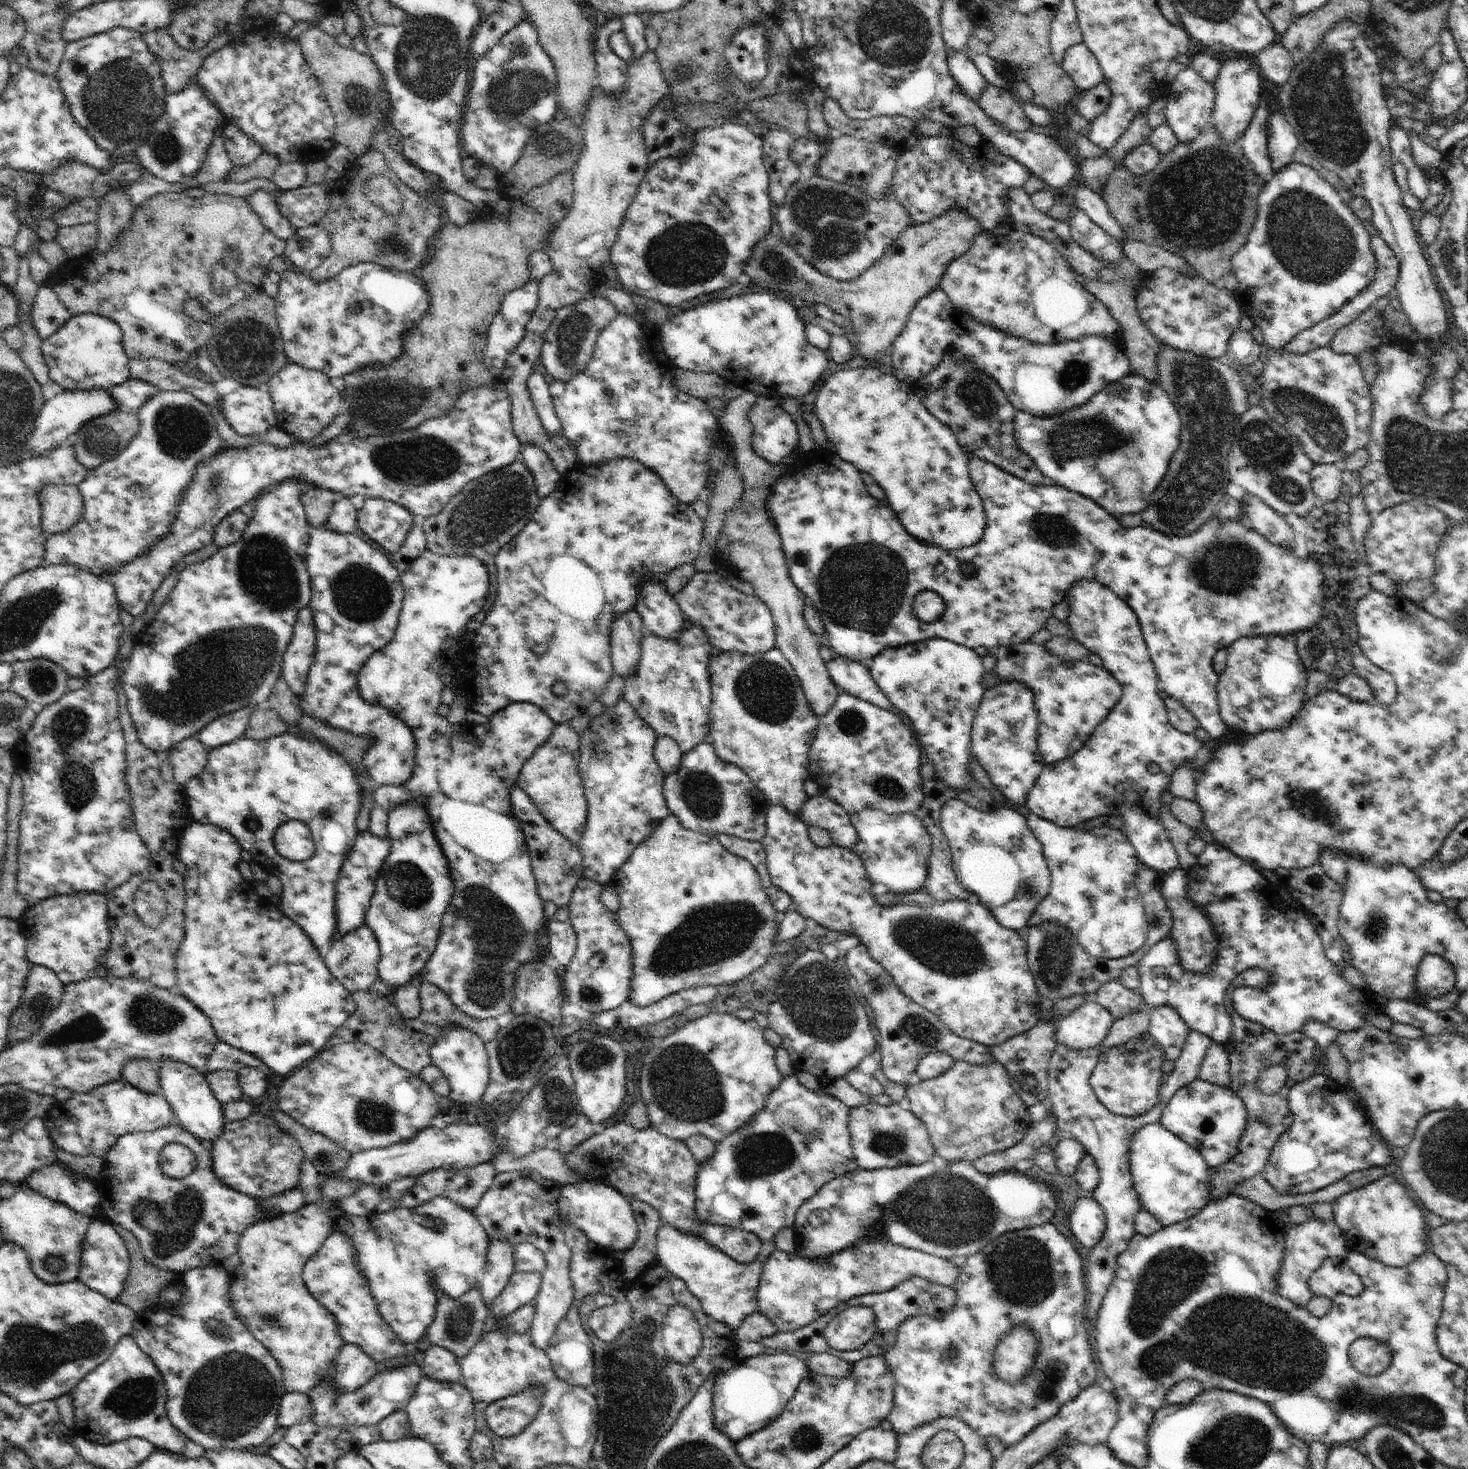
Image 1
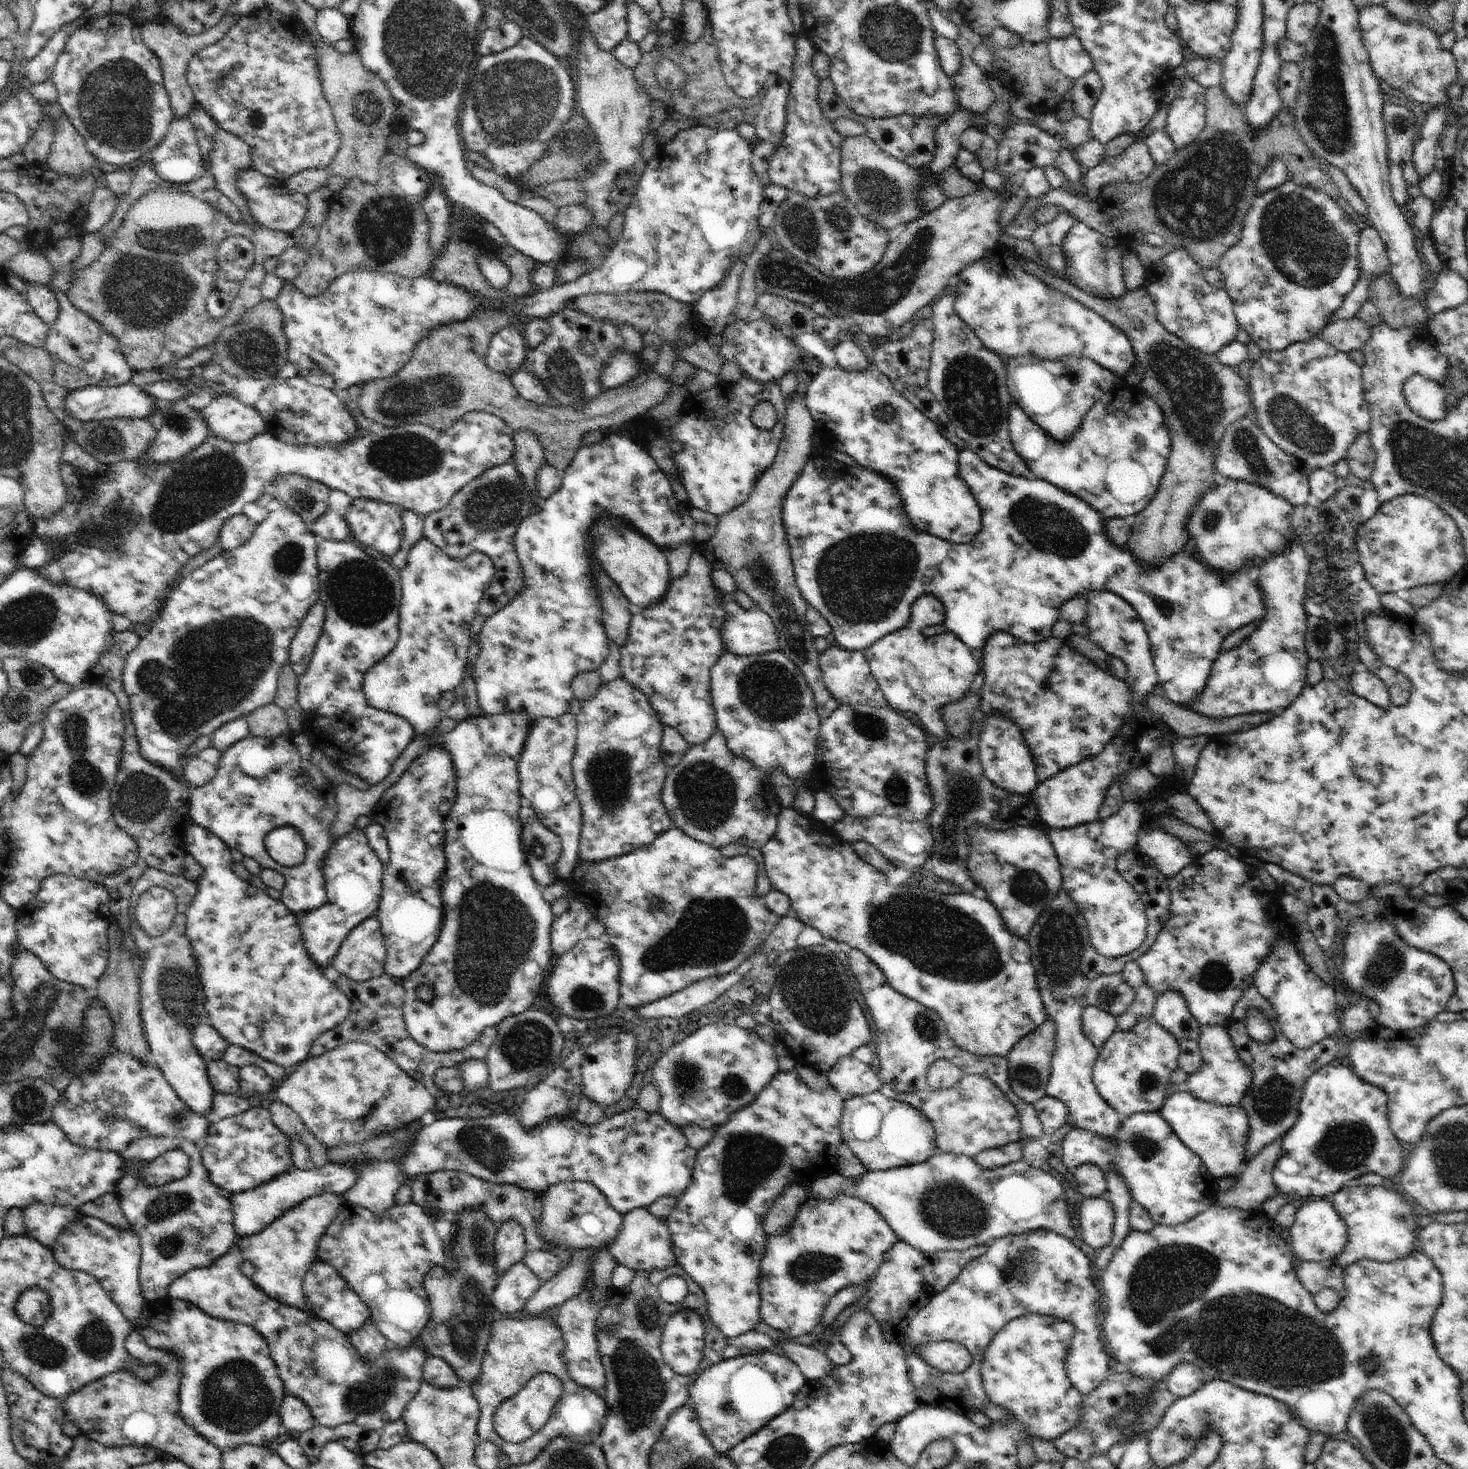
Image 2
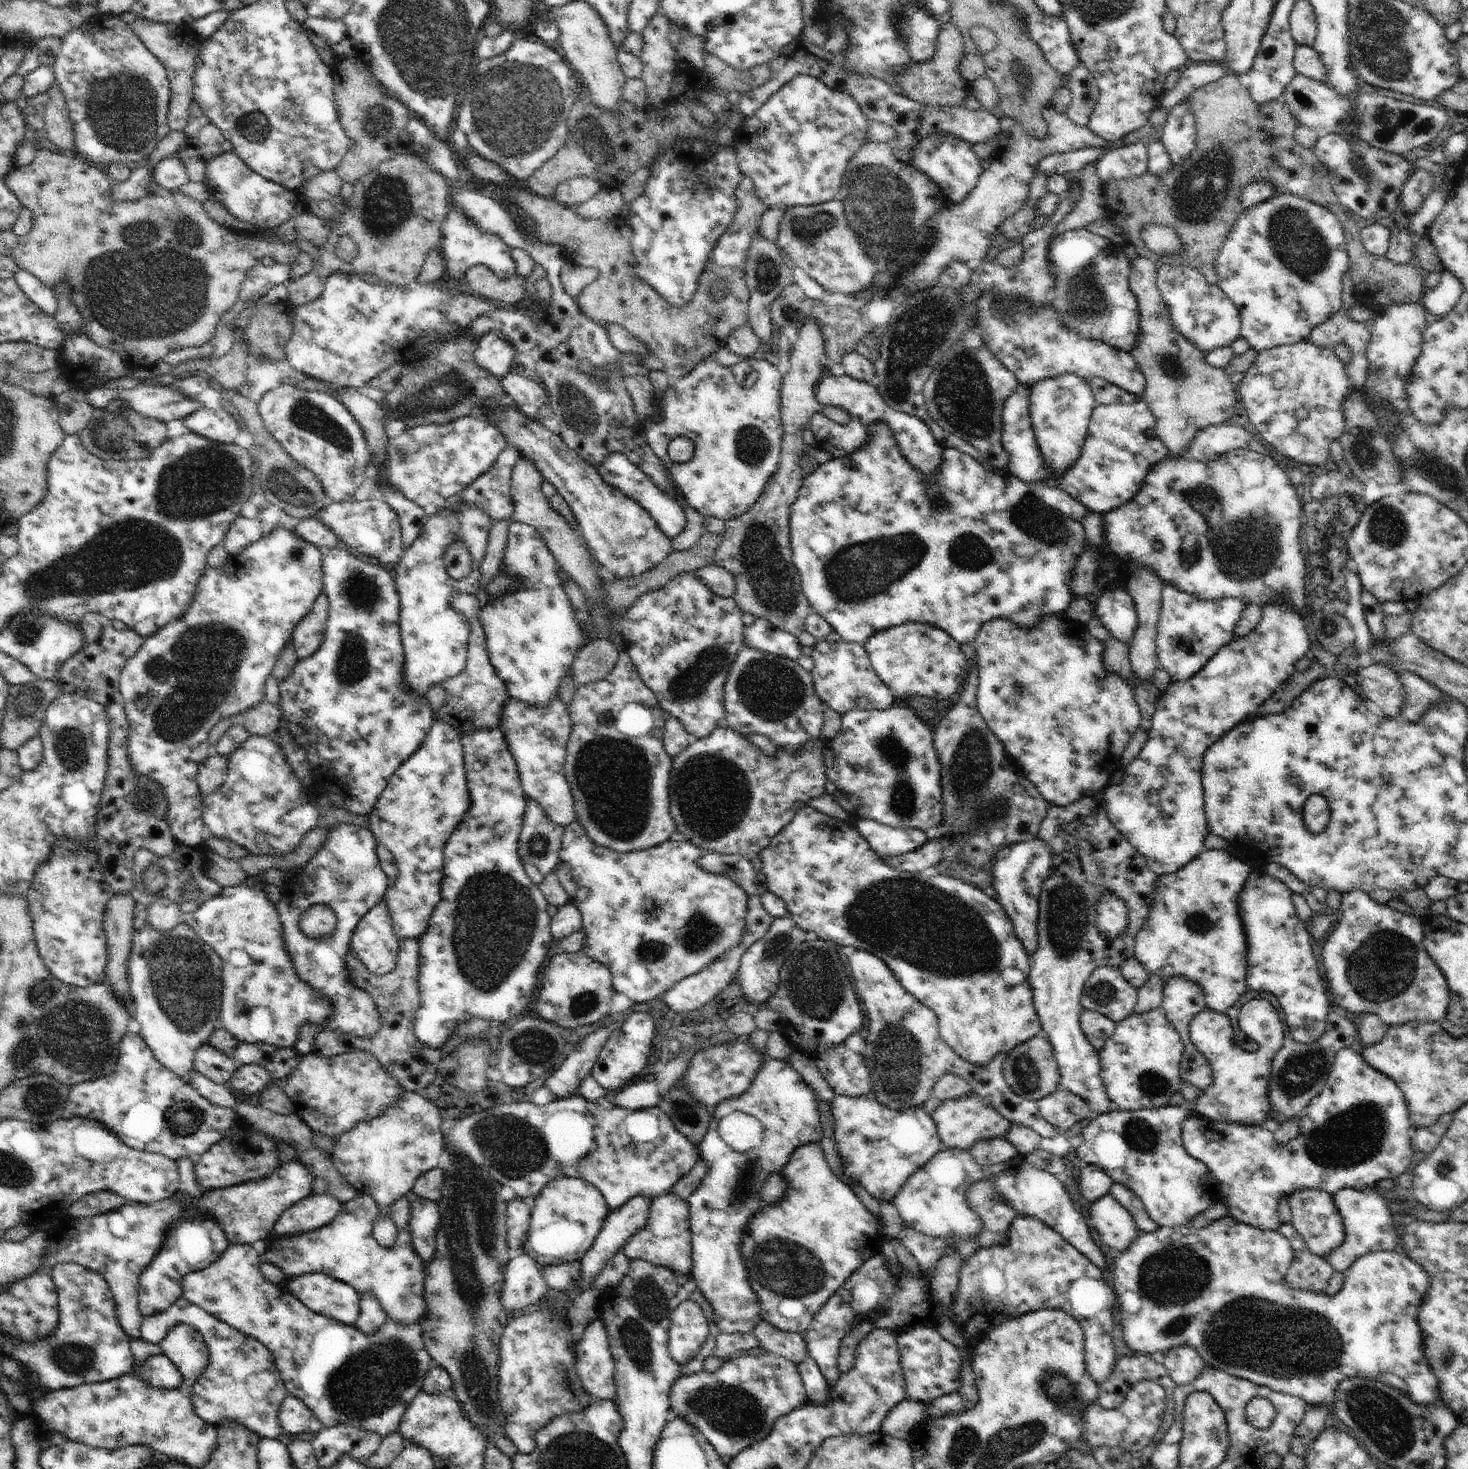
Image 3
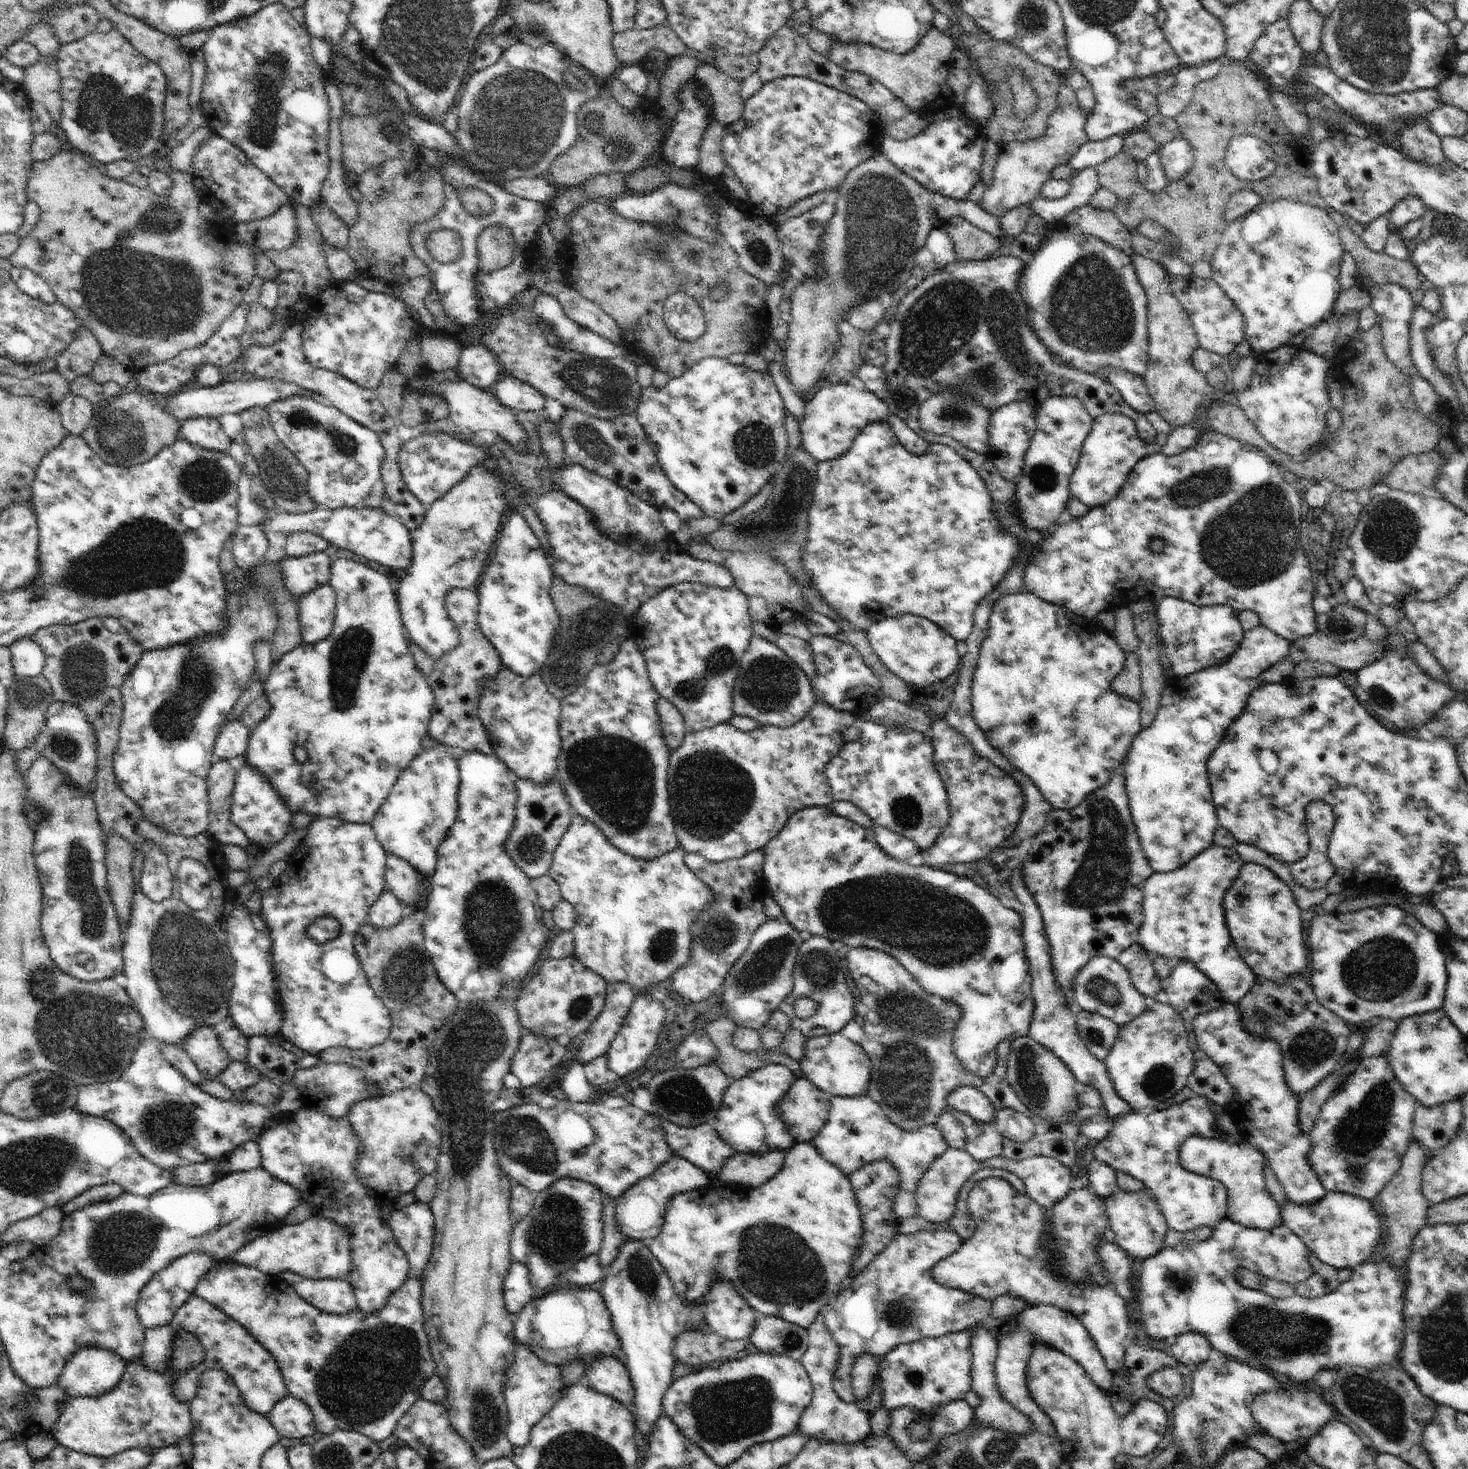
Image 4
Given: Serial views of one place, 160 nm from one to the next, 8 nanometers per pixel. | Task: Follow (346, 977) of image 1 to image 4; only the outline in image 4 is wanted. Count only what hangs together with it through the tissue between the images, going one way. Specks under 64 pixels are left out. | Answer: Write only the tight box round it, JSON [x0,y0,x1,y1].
[365,889,411,929]

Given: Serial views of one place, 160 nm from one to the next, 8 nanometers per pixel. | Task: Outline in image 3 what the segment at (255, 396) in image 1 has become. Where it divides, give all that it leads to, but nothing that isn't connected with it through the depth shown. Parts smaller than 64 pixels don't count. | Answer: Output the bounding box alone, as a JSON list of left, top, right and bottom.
[182,407,241,445]

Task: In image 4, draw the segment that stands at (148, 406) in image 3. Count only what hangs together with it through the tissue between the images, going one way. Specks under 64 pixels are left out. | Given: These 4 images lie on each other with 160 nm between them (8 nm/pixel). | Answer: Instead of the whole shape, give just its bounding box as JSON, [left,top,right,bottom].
[164,379,324,425]

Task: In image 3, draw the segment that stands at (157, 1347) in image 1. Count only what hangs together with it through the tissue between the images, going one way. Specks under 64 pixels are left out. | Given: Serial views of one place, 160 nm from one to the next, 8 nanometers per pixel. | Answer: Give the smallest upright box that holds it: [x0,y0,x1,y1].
[140,1296,289,1439]

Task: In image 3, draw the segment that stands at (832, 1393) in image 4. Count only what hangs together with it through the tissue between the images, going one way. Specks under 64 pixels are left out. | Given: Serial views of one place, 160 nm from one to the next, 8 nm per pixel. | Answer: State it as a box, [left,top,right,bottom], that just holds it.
[798,1356,831,1405]

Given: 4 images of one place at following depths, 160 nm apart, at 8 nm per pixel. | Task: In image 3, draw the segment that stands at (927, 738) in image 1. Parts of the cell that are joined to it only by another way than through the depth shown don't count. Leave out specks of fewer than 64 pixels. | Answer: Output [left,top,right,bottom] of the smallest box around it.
[862,621,974,704]

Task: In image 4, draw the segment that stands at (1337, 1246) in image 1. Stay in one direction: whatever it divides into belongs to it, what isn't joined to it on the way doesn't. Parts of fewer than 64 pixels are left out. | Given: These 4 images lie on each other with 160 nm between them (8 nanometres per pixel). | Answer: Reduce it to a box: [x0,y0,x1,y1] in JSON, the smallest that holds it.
[1189,1003,1327,1205]

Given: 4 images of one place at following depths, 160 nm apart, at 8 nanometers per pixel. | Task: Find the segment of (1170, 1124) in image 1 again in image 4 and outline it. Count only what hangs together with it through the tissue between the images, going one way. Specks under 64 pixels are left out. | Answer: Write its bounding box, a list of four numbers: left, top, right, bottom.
[1180,1055,1419,1230]

